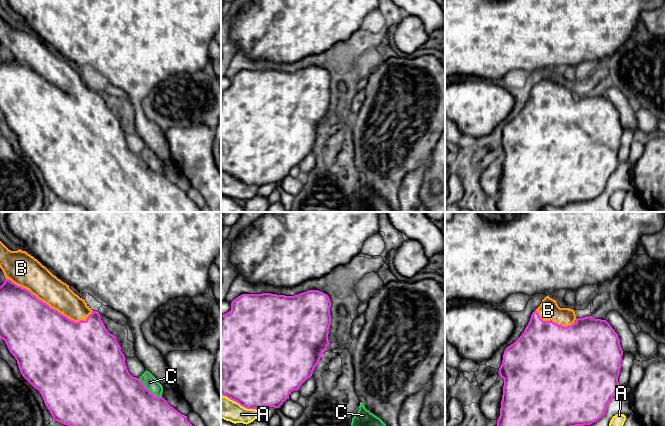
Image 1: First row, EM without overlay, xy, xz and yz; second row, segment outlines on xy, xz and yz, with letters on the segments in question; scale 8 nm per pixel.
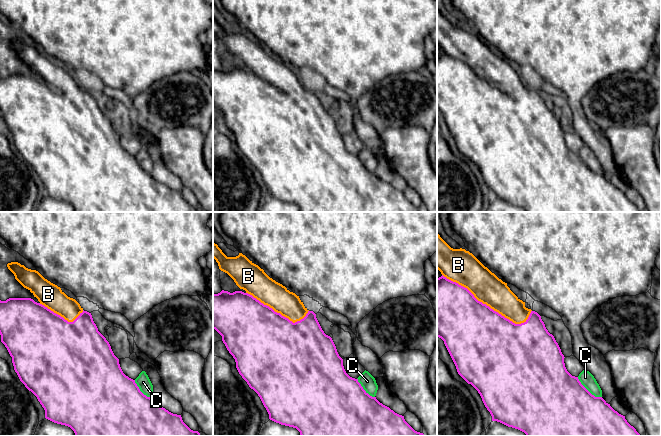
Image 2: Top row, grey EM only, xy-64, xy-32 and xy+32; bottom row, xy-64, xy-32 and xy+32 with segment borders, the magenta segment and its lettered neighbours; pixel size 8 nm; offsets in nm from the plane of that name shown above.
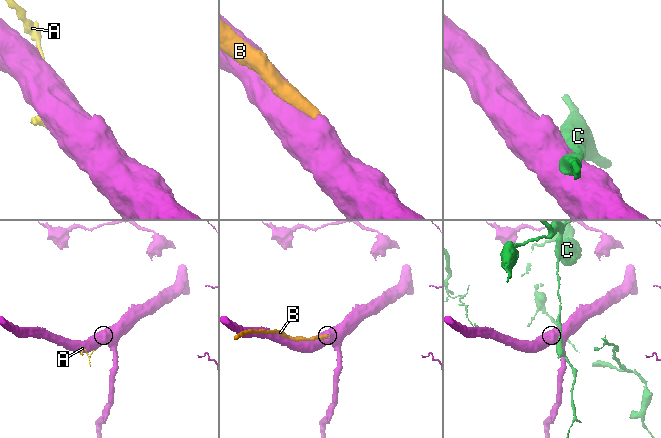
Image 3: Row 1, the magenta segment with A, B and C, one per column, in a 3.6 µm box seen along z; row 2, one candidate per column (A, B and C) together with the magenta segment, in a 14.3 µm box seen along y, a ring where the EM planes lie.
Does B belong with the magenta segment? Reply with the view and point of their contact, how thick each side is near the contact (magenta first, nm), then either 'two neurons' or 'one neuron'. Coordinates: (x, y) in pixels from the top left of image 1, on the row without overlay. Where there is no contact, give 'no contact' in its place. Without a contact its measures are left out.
xy (48, 81) | 480/240 nm | one neuron

